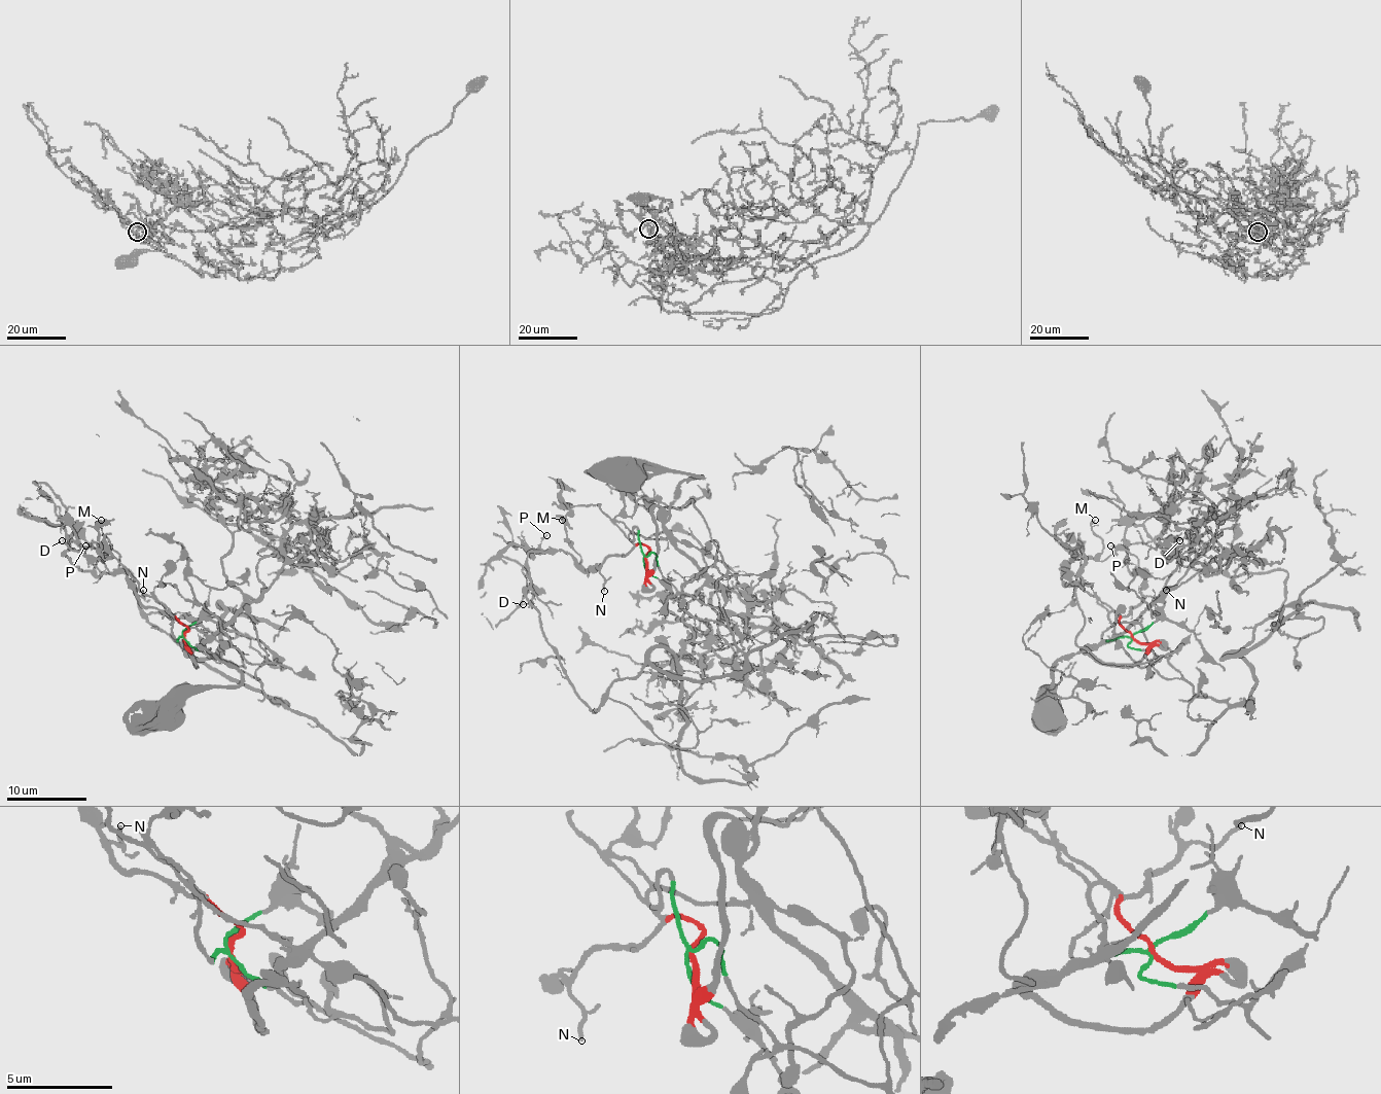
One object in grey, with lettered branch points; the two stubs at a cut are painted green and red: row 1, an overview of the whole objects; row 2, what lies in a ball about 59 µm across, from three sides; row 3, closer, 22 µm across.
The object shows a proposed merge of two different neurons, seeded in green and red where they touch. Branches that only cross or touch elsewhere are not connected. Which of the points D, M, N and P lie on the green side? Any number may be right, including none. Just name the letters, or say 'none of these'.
none of these

